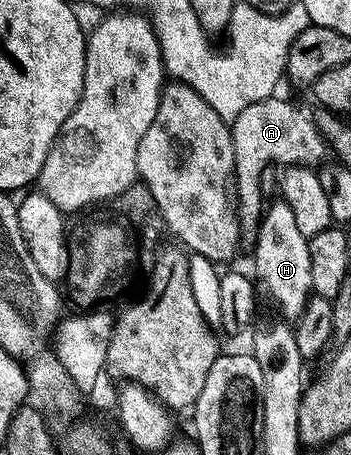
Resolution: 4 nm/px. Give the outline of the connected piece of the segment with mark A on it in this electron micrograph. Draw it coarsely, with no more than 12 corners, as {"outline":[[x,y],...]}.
{"outline":[[281,96],[231,120],[235,198],[269,161],[320,165],[327,142]]}

